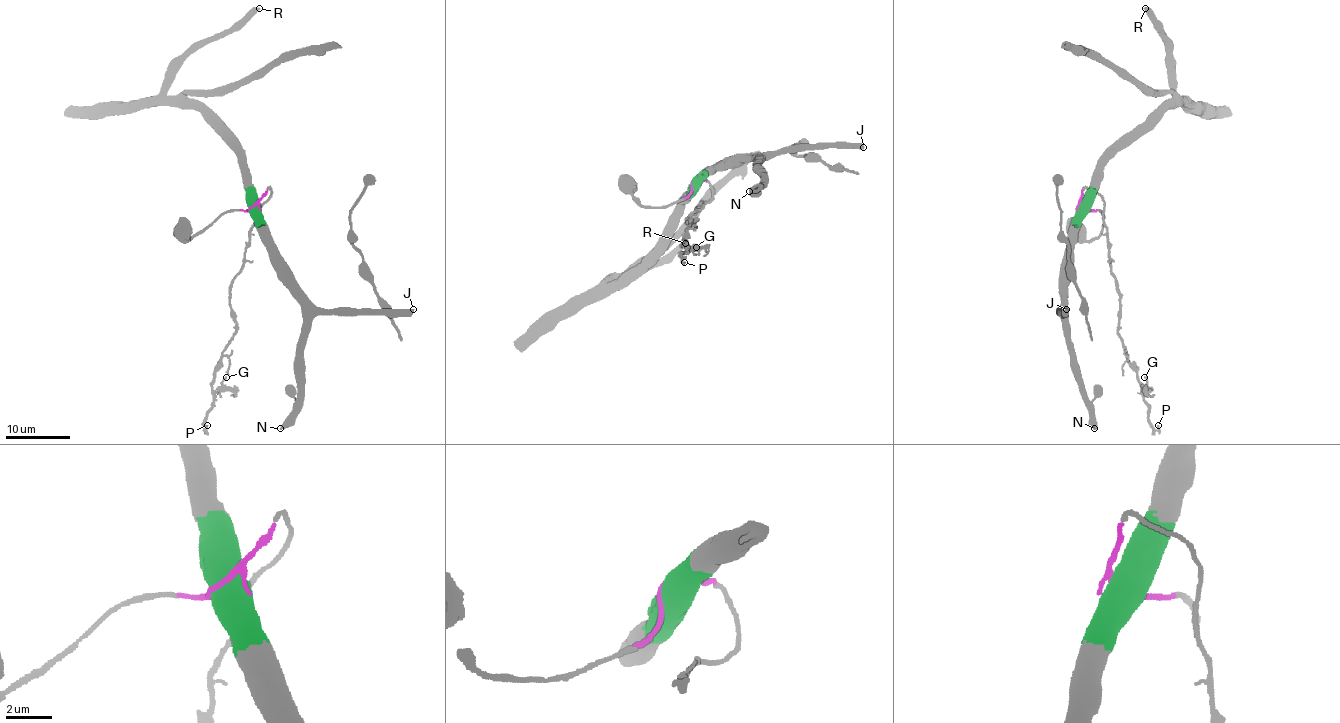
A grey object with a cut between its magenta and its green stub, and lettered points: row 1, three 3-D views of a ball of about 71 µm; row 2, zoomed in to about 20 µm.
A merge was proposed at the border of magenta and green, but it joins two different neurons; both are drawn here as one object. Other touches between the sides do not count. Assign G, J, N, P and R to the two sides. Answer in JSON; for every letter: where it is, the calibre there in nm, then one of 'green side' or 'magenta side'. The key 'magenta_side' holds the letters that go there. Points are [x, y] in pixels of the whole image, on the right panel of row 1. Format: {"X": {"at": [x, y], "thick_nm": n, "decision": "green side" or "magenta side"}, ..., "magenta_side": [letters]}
{"G": {"at": [1144, 377], "thick_nm": 120, "decision": "magenta side"}, "J": {"at": [1066, 309], "thick_nm": 550, "decision": "green side"}, "N": {"at": [1094, 428], "thick_nm": 400, "decision": "green side"}, "P": {"at": [1158, 425], "thick_nm": 100, "decision": "magenta side"}, "R": {"at": [1145, 8], "thick_nm": 360, "decision": "green side"}, "magenta_side": ["G", "P"]}

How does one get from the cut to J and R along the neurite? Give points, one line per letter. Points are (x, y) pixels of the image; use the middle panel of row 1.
J: (693, 181), (718, 168), (761, 159), (778, 150), (864, 147)
R: (693, 181), (681, 215), (660, 245), (636, 267), (606, 283), (667, 262), (684, 243)

